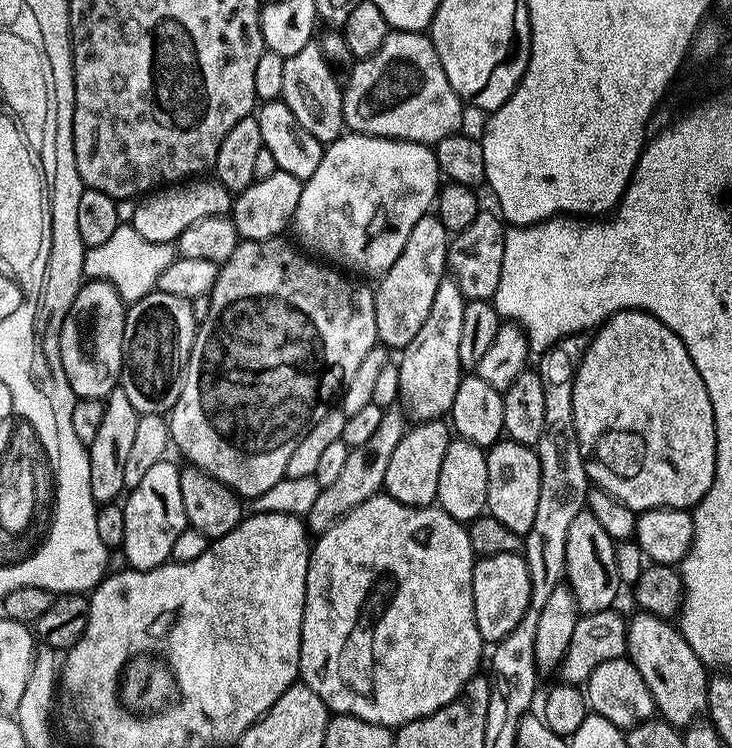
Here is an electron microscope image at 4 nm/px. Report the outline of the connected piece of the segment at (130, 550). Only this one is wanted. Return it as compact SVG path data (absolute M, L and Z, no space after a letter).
M165 458L154 462L142 482L127 493L122 507L126 518L122 553L136 570L159 568L169 563L174 541L188 527L186 510L182 506L182 486L180 485L180 468Z

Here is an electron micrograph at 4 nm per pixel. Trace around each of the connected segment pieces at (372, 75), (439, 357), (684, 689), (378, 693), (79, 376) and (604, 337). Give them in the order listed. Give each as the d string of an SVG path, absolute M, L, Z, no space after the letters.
M389 31L386 42L364 60L356 60L347 73L348 81L342 84L342 114L344 126L349 133L361 136L382 136L385 140L402 140L413 144L434 146L442 138L460 132L464 104L450 86L446 70L434 50L431 35L424 32Z
M455 278L440 280L438 290L434 293L434 303L430 306L430 314L426 314L426 322L422 322L422 330L418 330L418 334L414 334L414 342L410 342L402 350L401 356L404 357L399 357L398 360L400 365L398 400L401 405L404 403L403 411L413 421L438 420L451 413L454 394L458 394L458 386L462 379L458 346L462 335L465 303L465 296Z
M643 610L627 621L628 649L626 656L637 667L653 696L659 719L681 730L697 723L708 711L708 681L706 665L690 650L690 642L680 633L675 623L663 616Z
M377 494L366 498L354 510L350 510L325 532L315 537L308 554L306 570L306 598L302 602L300 613L300 674L299 679L328 708L329 713L342 716L357 716L371 724L399 726L408 724L423 716L437 712L446 706L477 675L480 655L486 652L486 642L478 634L478 622L474 618L474 594L472 593L472 575L478 557L470 546L468 529L459 520L446 514L439 506L419 508L406 506L386 494Z
M105 280L85 281L59 331L59 358L77 399L105 399L118 384L124 361L126 305L112 284Z
M635 310L616 312L595 329L574 378L574 430L578 434L578 446L580 453L584 456L589 481L599 491L607 492L608 495L613 496L621 504L630 506L637 513L642 513L647 508L695 509L714 482L716 427L714 426L714 410L710 406L710 394L706 394L706 382L702 382L702 374L698 374L698 366L694 366L682 338L678 338L674 330L658 322L658 318L654 318L649 312Z

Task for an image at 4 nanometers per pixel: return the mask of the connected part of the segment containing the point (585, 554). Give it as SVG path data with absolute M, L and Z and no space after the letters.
M583 511L570 522L570 530L566 534L566 562L564 575L566 583L572 589L576 599L576 607L581 613L592 613L611 609L616 603L616 595L622 591L618 578L618 562L616 561L617 541L606 534L598 518L590 511Z

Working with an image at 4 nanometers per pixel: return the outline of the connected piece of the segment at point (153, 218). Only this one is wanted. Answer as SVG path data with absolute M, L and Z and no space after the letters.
M189 178L183 182L161 186L145 195L132 212L130 223L142 238L159 244L179 241L186 226L194 226L202 218L228 216L232 210L233 193L226 190L215 178Z

